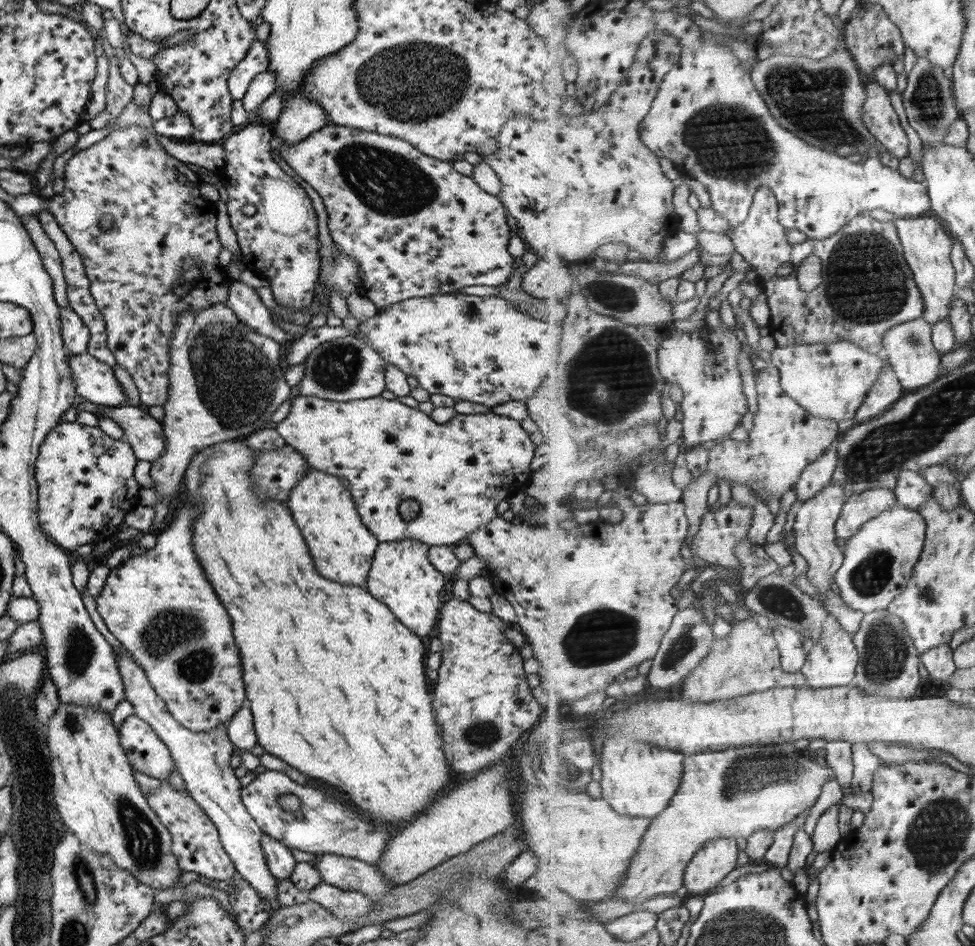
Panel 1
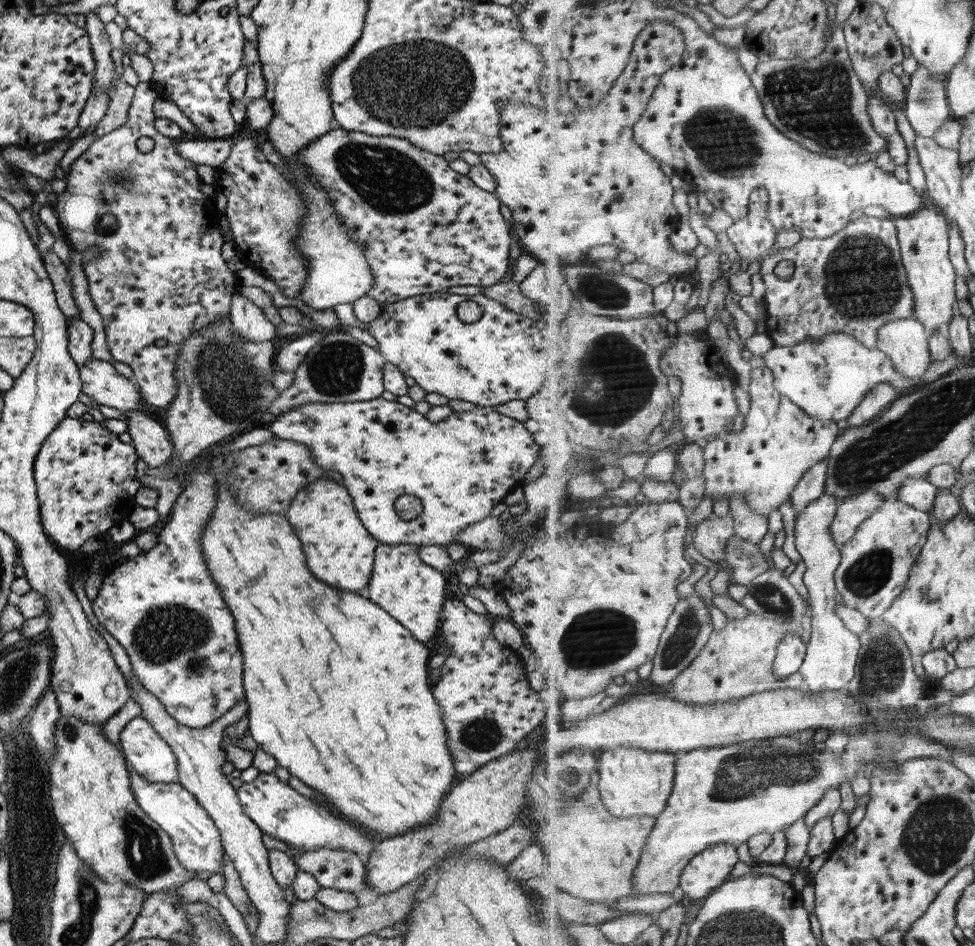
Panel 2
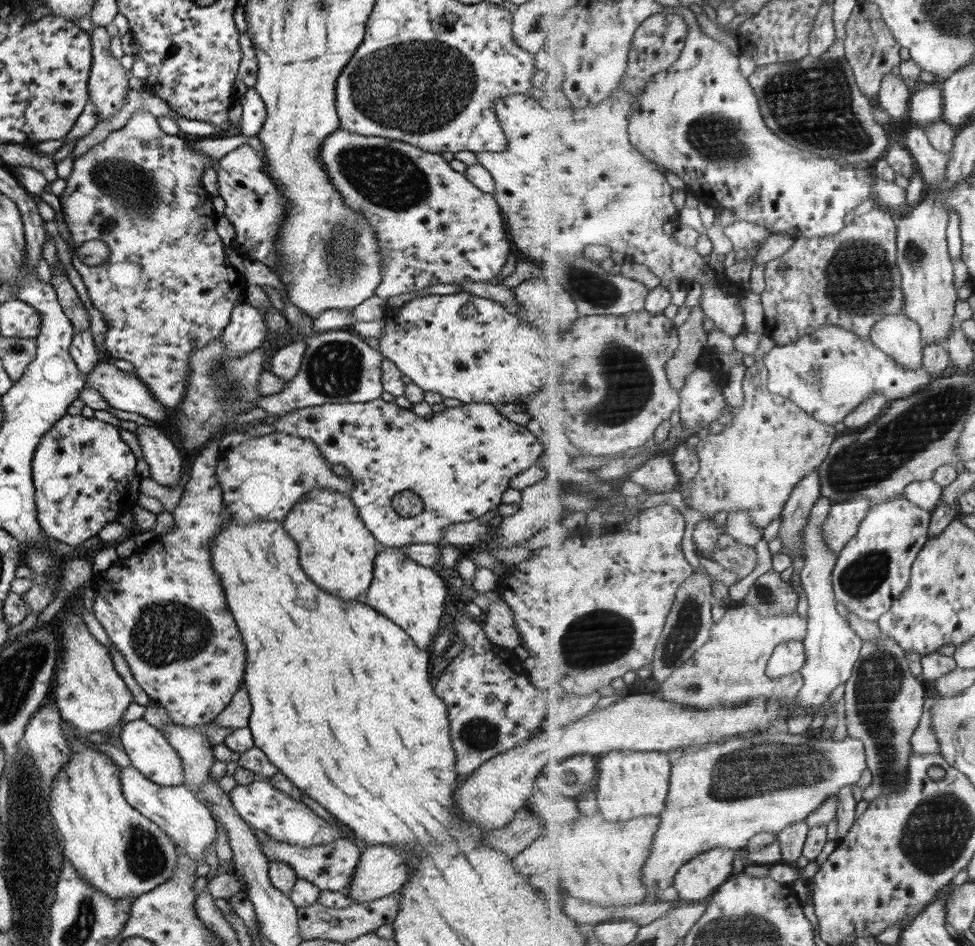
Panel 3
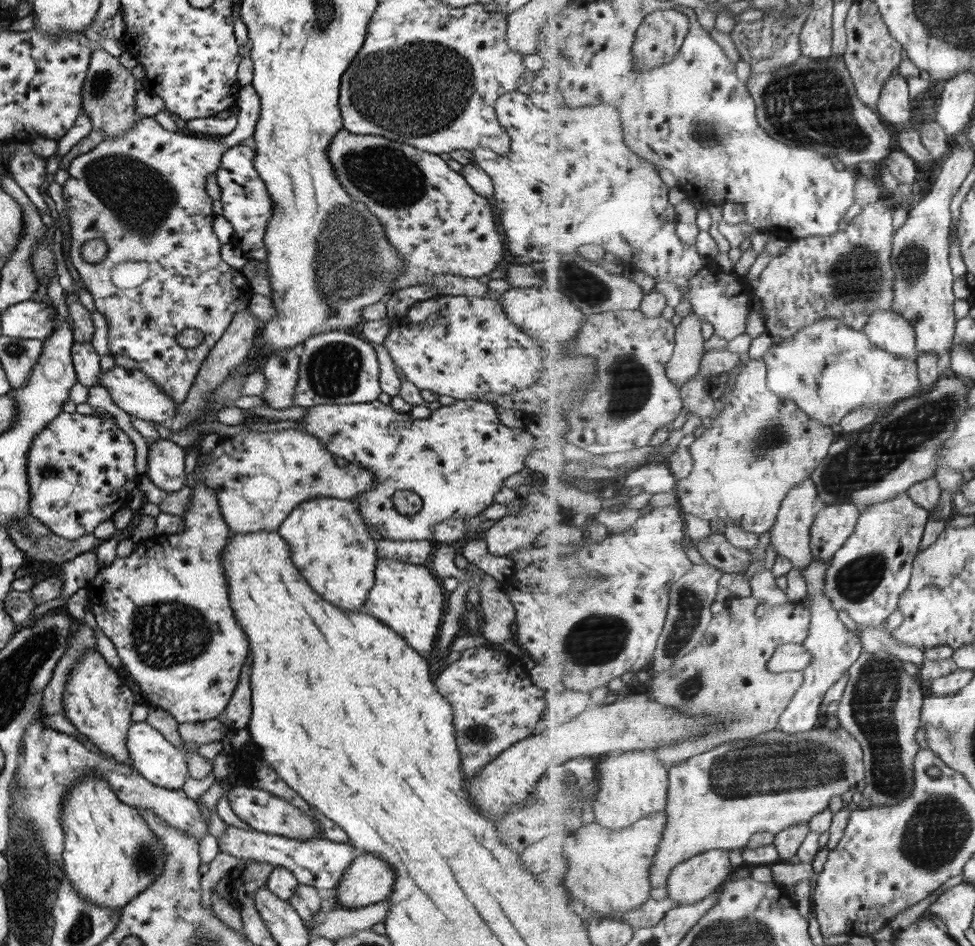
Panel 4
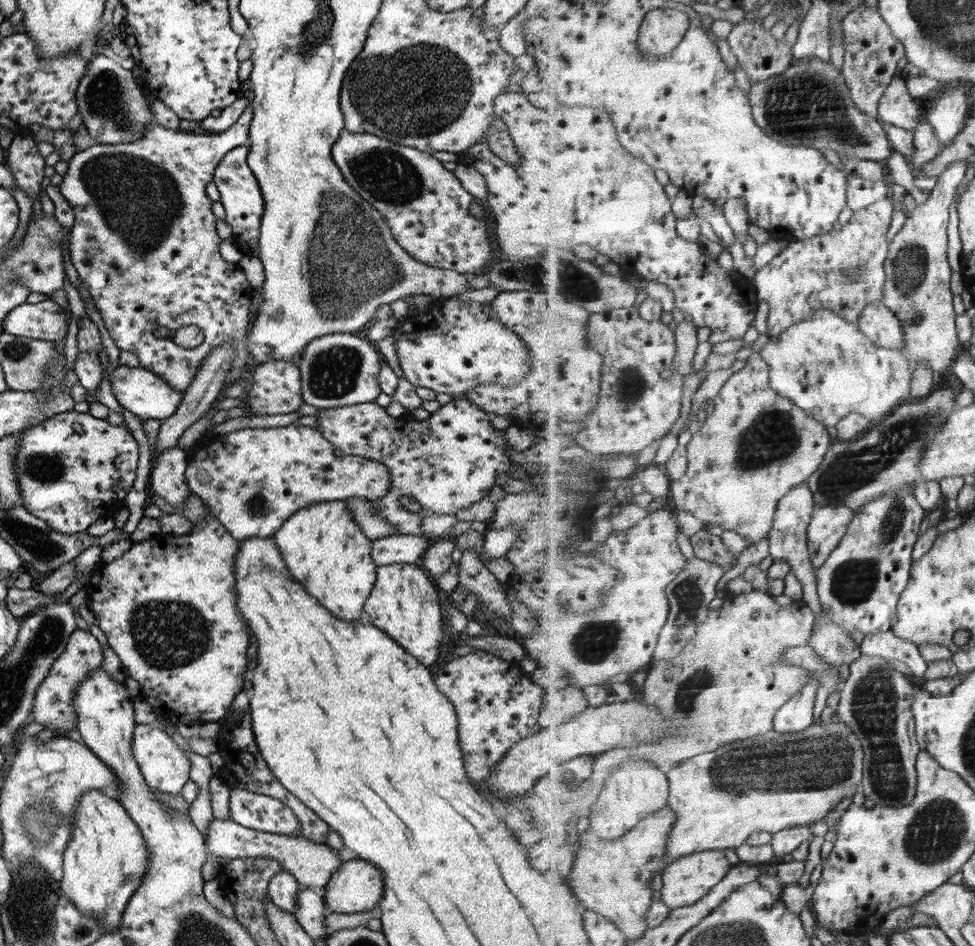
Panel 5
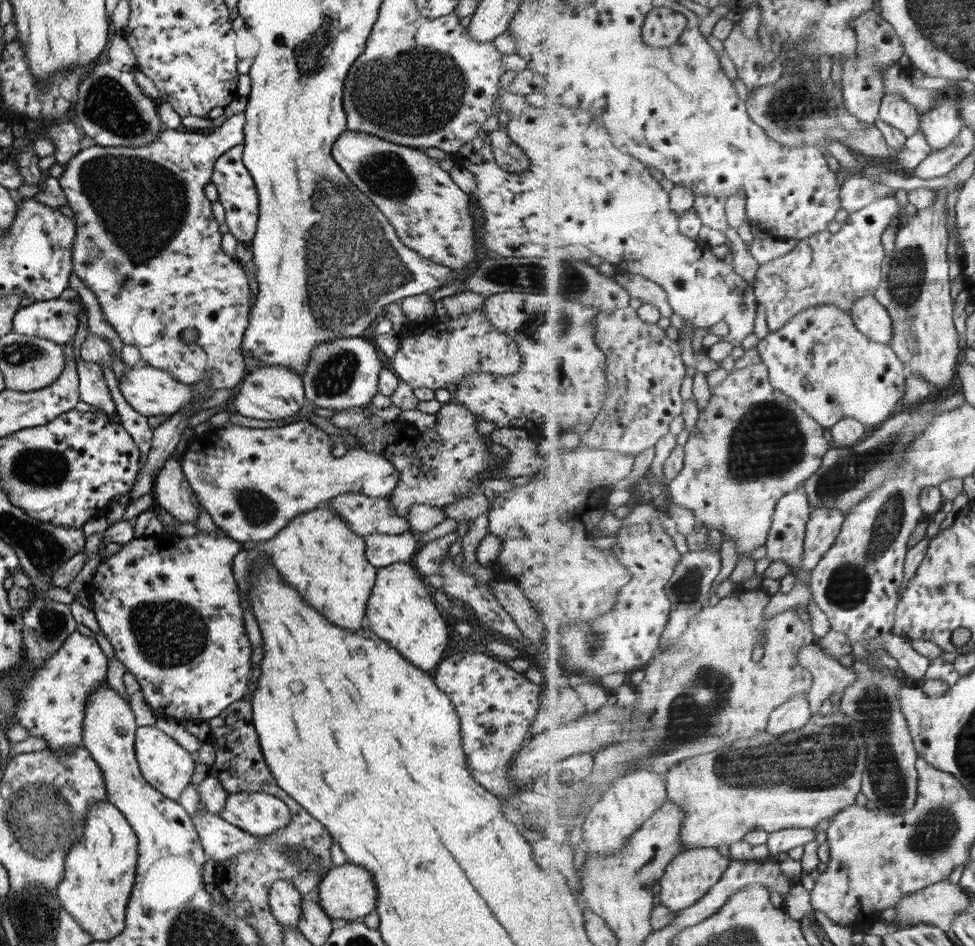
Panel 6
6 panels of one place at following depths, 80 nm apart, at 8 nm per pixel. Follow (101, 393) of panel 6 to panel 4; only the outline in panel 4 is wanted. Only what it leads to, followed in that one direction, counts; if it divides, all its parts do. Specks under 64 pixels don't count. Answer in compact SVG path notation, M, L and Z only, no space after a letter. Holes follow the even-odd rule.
M74 342L70 346L70 357L77 377L77 383L83 387L97 385L99 372L99 355L95 353L91 343Z

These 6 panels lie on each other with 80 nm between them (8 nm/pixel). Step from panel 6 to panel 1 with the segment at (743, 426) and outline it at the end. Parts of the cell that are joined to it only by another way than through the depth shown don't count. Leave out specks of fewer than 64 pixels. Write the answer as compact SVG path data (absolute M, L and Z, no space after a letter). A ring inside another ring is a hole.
M773 364L759 370L756 379L756 392L758 408L753 428L749 432L750 441L725 438L719 442L714 442L709 446L708 468L709 471L718 476L717 486L721 480L729 483L731 488L733 485L747 485L757 493L758 499L765 501L769 500L771 496L780 498L785 492L793 489L807 466L818 461L839 440L841 433L837 421L815 417L785 393L781 383L781 373Z

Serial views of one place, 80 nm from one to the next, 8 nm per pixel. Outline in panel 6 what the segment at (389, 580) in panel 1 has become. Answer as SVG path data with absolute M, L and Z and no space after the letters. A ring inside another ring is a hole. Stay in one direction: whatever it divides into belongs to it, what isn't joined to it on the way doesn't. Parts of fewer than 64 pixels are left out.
M395 562L389 566L376 569L374 585L366 602L364 623L376 637L383 639L392 649L395 649L403 658L409 661L411 666L423 672L432 669L441 660L441 654L447 646L447 626L441 614L437 611L436 600L430 586L411 563Z

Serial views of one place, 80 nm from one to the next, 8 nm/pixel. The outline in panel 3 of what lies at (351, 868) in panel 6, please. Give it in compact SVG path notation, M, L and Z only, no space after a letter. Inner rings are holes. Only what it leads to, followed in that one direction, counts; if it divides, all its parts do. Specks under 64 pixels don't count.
M369 845L359 855L359 861L355 864L355 873L352 873L351 880L347 890L344 890L345 896L351 900L352 904L363 904L385 898L401 890L403 883L407 881L409 868L405 864L409 857L404 850L396 849L391 845Z

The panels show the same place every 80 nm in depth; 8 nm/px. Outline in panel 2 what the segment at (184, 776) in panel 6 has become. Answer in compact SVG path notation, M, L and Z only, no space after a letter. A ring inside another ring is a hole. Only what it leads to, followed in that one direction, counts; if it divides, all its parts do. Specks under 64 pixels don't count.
M141 716L129 720L118 739L124 760L139 776L153 783L177 782L173 751Z

